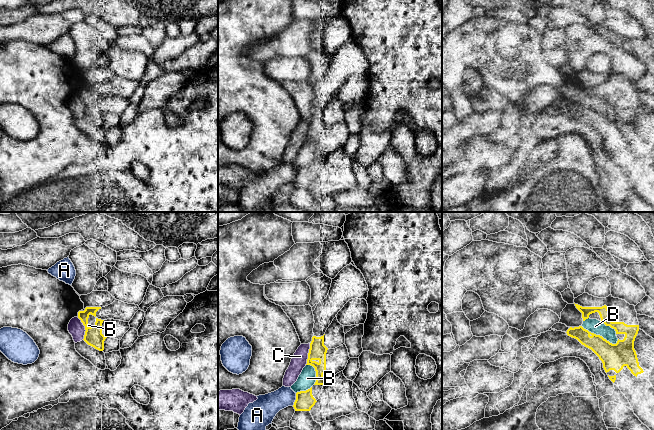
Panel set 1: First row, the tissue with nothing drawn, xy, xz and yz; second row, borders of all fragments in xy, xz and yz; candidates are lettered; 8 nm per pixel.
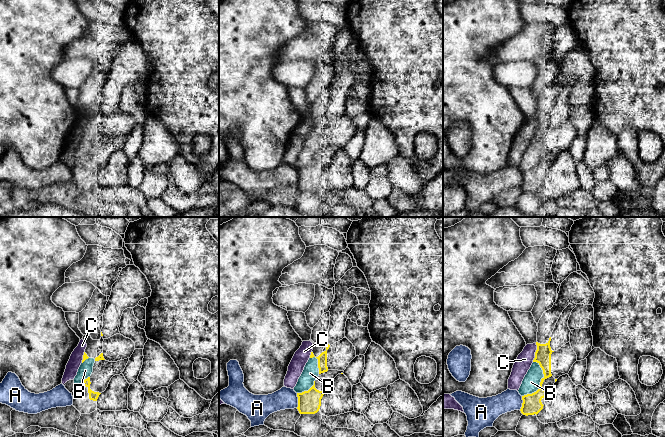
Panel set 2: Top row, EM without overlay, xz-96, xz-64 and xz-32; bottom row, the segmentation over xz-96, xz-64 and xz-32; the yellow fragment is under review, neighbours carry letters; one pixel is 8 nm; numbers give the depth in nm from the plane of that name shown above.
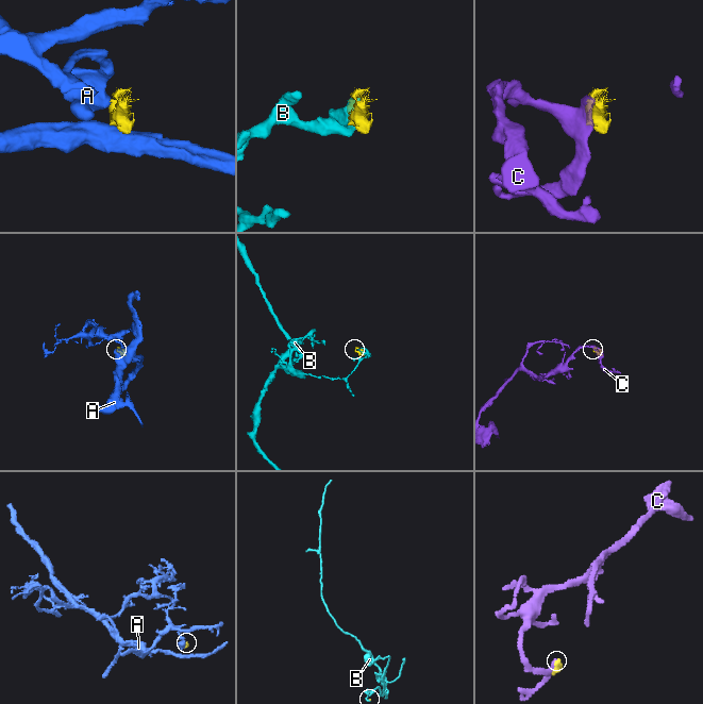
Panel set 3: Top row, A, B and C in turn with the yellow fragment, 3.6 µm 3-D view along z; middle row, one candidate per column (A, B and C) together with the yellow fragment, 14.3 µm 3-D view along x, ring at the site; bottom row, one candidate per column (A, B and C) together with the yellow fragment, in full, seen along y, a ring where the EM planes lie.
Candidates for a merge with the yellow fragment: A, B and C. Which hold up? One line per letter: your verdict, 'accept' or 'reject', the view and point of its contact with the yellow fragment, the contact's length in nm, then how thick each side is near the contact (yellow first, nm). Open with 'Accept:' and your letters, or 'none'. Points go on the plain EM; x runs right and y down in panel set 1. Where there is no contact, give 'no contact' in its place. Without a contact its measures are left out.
Accept: B
A: reject; contact xz (296, 175); length 110 nm; calibres 150 and 200 nm
B: accept; contact yz (599, 111); length 320 nm; calibres 200 and 120 nm
C: reject; contact xy (85, 104); length 200 nm; calibres 150 and 130 nm

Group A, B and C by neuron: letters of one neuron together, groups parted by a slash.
A / B / C

